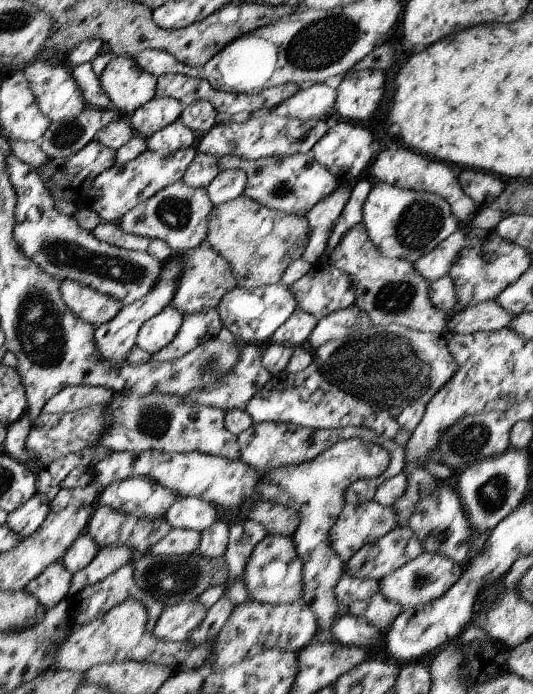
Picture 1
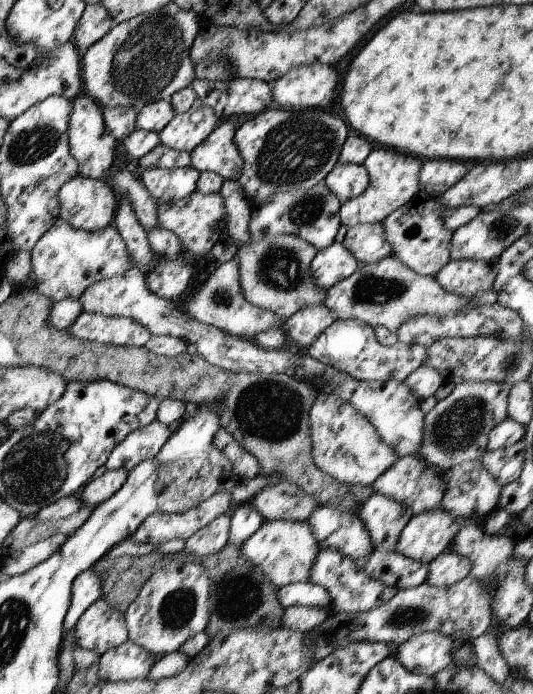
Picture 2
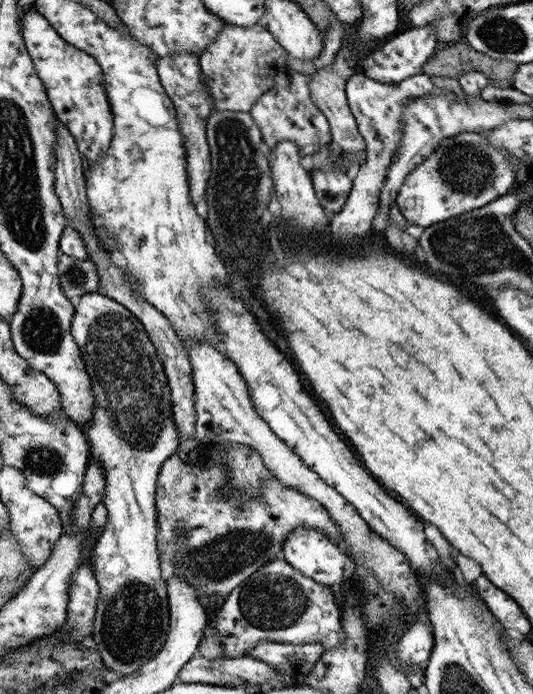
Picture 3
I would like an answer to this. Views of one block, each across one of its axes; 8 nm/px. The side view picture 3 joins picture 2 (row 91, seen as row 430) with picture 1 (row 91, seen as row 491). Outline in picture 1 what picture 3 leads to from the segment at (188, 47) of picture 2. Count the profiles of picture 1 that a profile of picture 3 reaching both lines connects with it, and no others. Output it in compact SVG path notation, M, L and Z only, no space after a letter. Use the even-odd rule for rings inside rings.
M130 55L113 58L100 74L99 80L114 108L126 118L158 93L158 76L142 70Z

